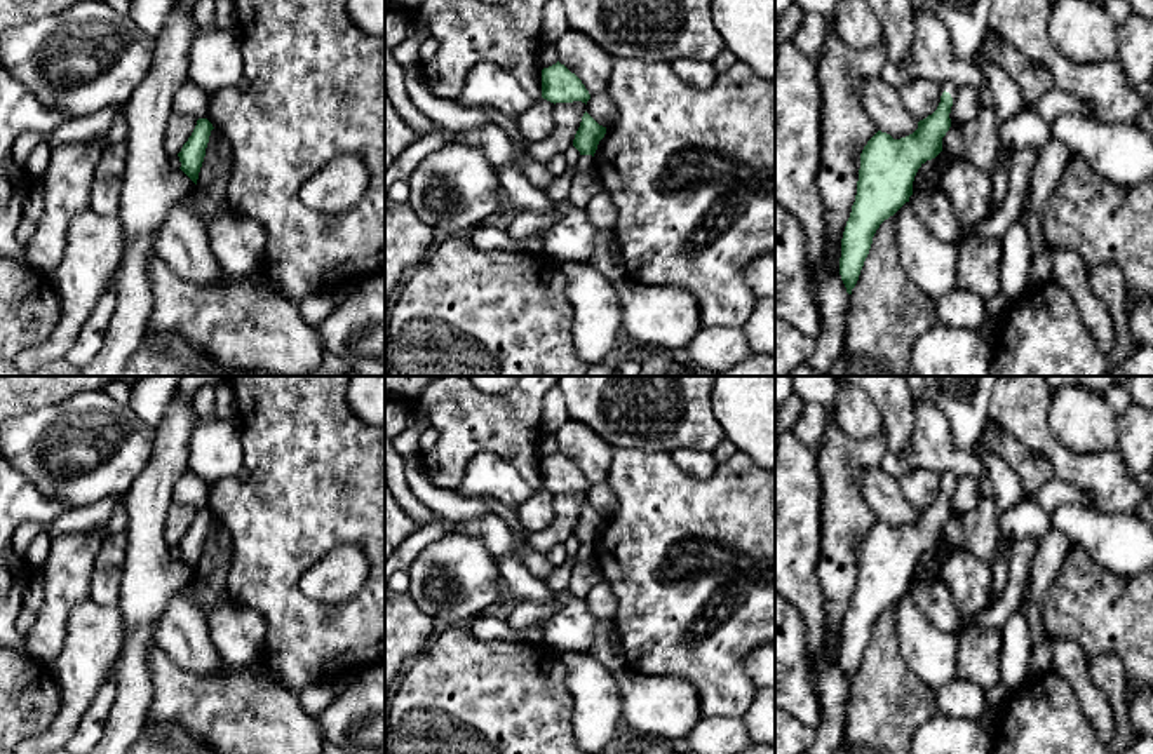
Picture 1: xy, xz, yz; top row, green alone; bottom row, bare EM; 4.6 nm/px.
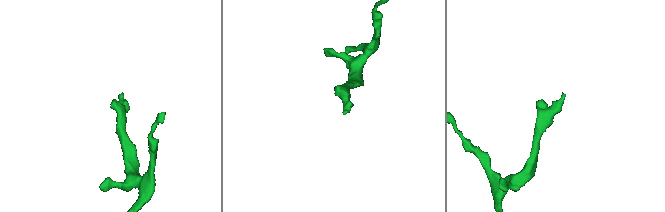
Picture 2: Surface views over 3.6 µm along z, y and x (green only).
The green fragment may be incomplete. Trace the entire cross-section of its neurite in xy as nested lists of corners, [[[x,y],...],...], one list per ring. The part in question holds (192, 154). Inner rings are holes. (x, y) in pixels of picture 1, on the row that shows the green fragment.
[[[199,118],[197,125],[178,153],[181,162],[181,171],[197,185],[199,172],[206,157],[206,148],[212,131],[212,124],[207,118]]]

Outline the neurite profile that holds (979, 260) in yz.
[[[972,235],[958,247],[958,287],[988,300],[1000,293],[1001,242]]]

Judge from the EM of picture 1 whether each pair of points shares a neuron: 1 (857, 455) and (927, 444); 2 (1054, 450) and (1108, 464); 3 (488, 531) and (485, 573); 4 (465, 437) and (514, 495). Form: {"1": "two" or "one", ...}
{"1": "two", "2": "one", "3": "two", "4": "two"}

